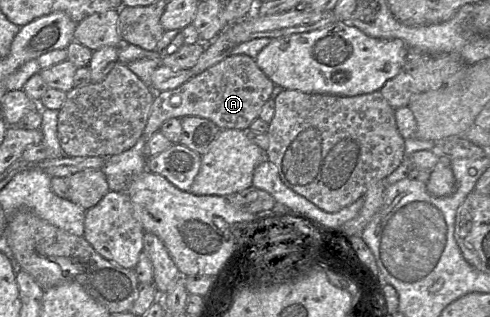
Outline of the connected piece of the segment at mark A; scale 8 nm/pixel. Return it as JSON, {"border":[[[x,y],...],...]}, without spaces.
{"border":[[[230,55],[175,89],[156,92],[142,137],[145,137],[145,142],[148,142],[150,137],[160,130],[165,121],[187,116],[199,116],[209,119],[220,129],[247,130],[250,124],[259,118],[262,106],[270,99],[274,86],[275,84],[258,67],[252,57],[248,55]]]}

